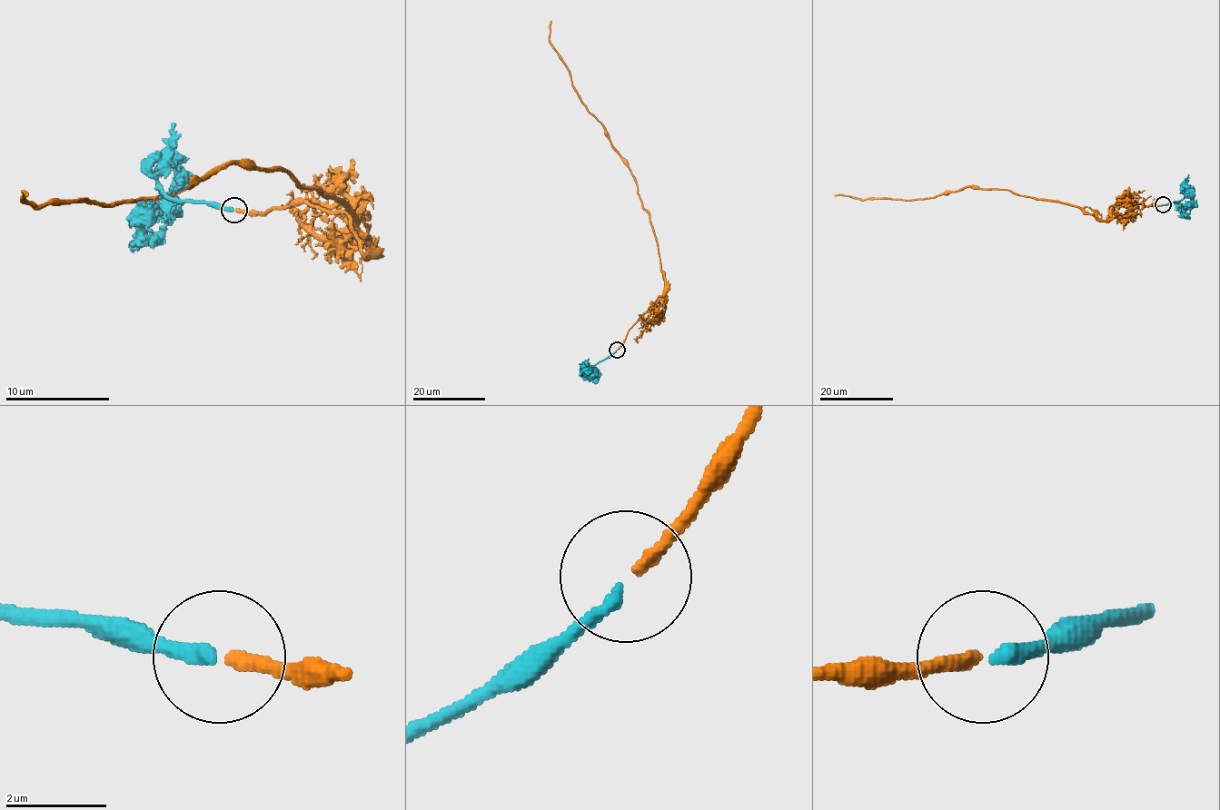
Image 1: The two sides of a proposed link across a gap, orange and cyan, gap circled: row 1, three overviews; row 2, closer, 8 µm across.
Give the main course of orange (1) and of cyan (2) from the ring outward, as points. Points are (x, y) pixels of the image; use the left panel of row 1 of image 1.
1: (235, 211), (342, 212), (365, 253), (342, 202), (287, 171), (224, 164), (114, 204), (26, 196)
2: (233, 211), (204, 202), (174, 202), (153, 175), (172, 165), (174, 183), (146, 212), (138, 212), (155, 202)

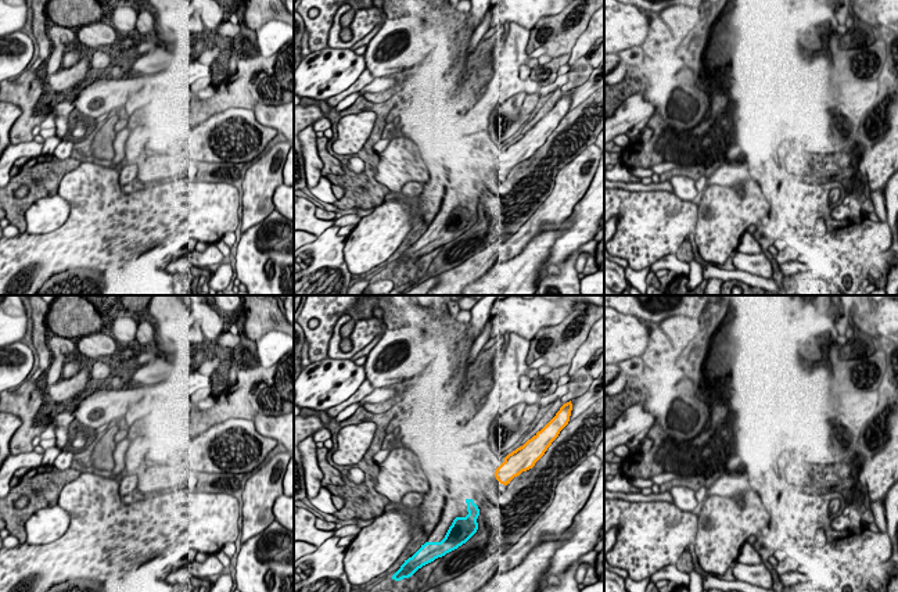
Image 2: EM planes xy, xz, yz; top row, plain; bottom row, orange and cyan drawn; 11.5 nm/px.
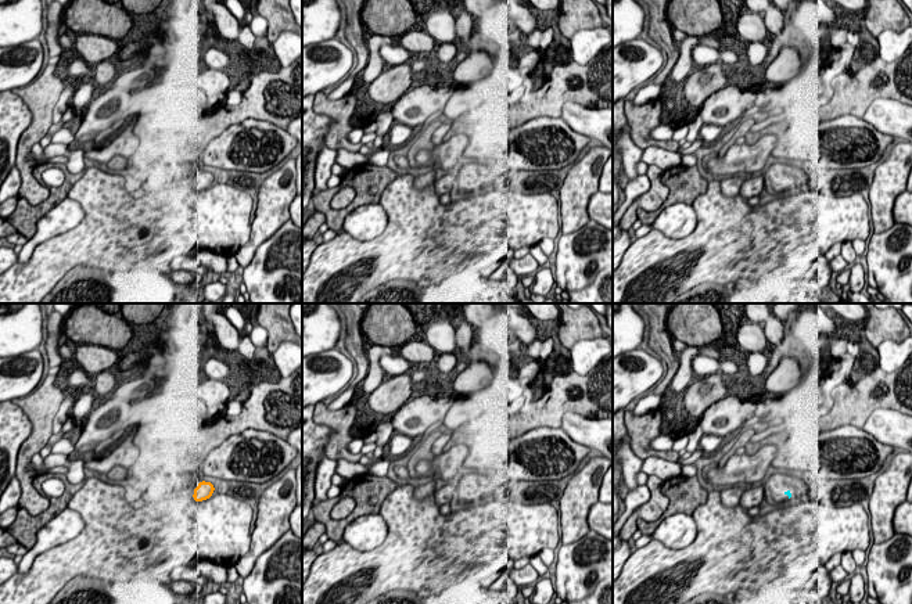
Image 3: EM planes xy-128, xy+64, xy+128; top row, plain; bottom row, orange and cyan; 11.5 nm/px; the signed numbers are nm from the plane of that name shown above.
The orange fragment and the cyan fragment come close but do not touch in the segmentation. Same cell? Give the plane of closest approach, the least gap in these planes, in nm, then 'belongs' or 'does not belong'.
xz | 380 nm | belongs

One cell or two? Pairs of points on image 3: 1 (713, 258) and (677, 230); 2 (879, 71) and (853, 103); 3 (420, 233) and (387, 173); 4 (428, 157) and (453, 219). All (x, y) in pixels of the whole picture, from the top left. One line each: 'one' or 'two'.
1: two
2: one
3: two
4: two

